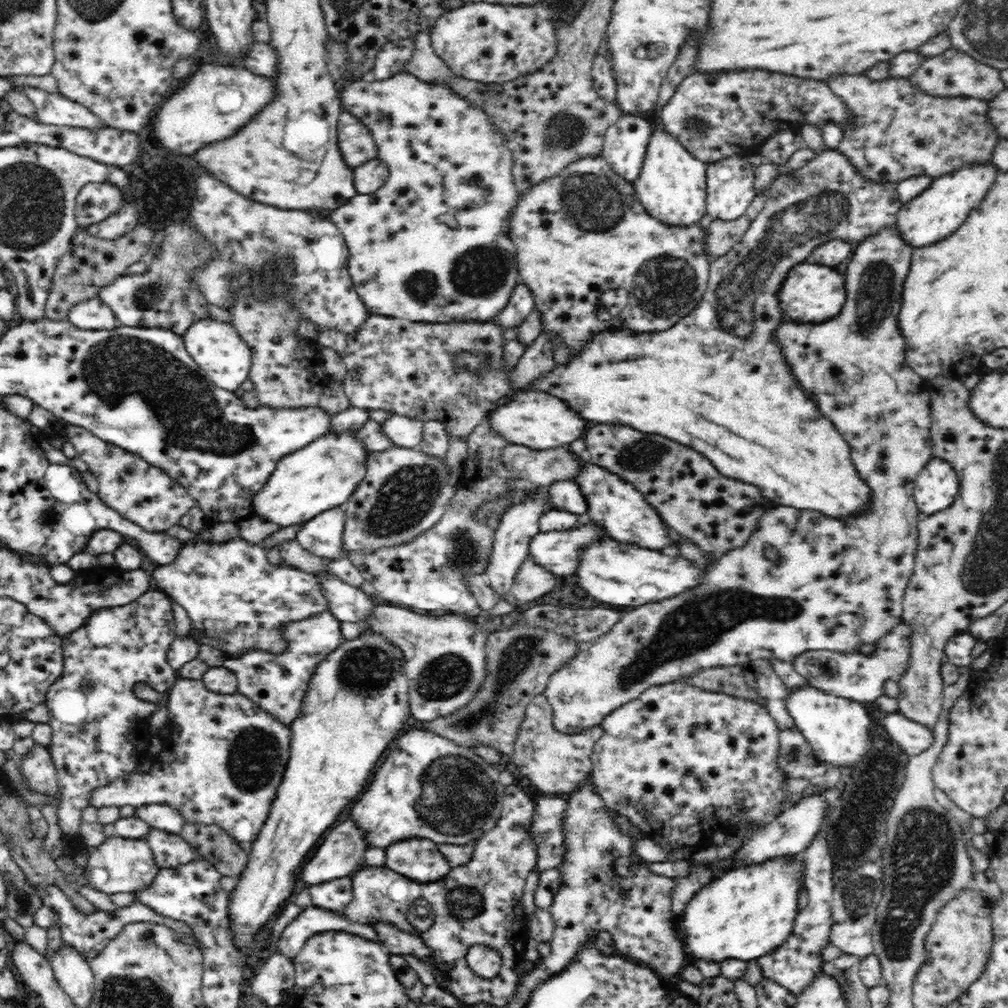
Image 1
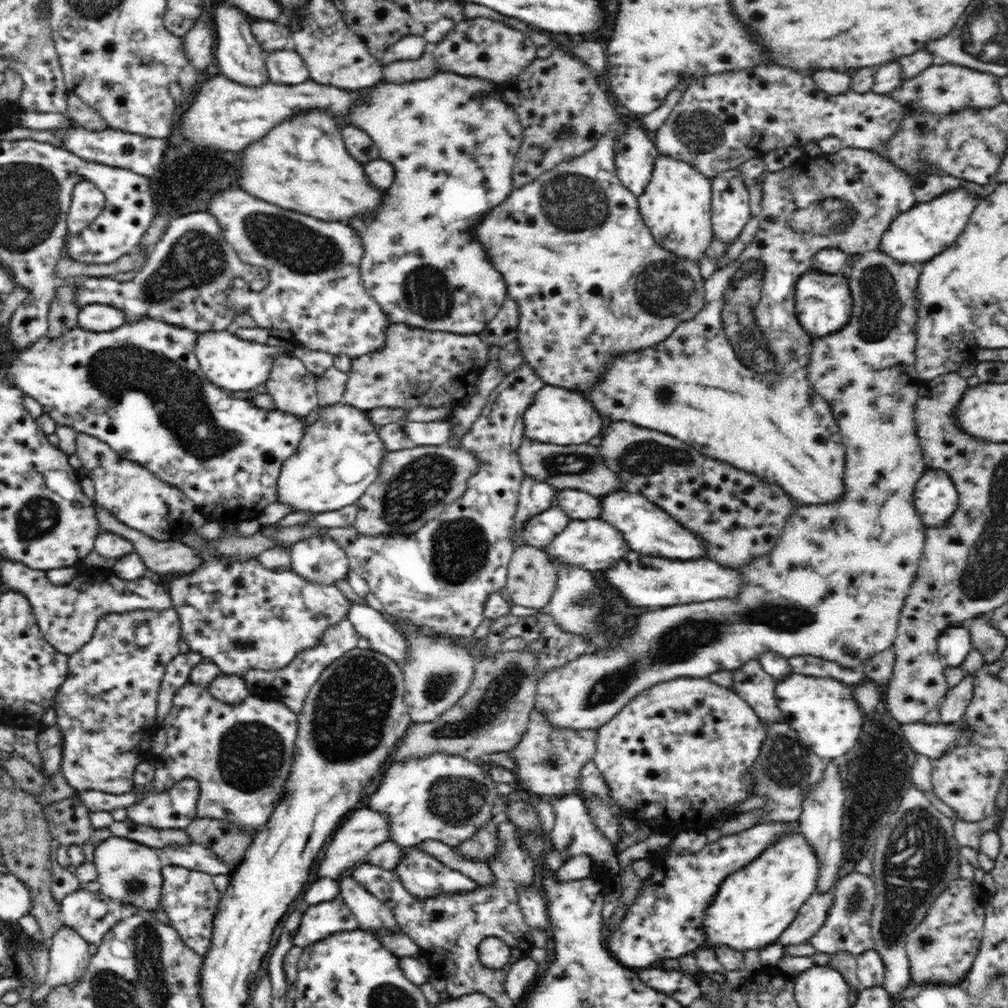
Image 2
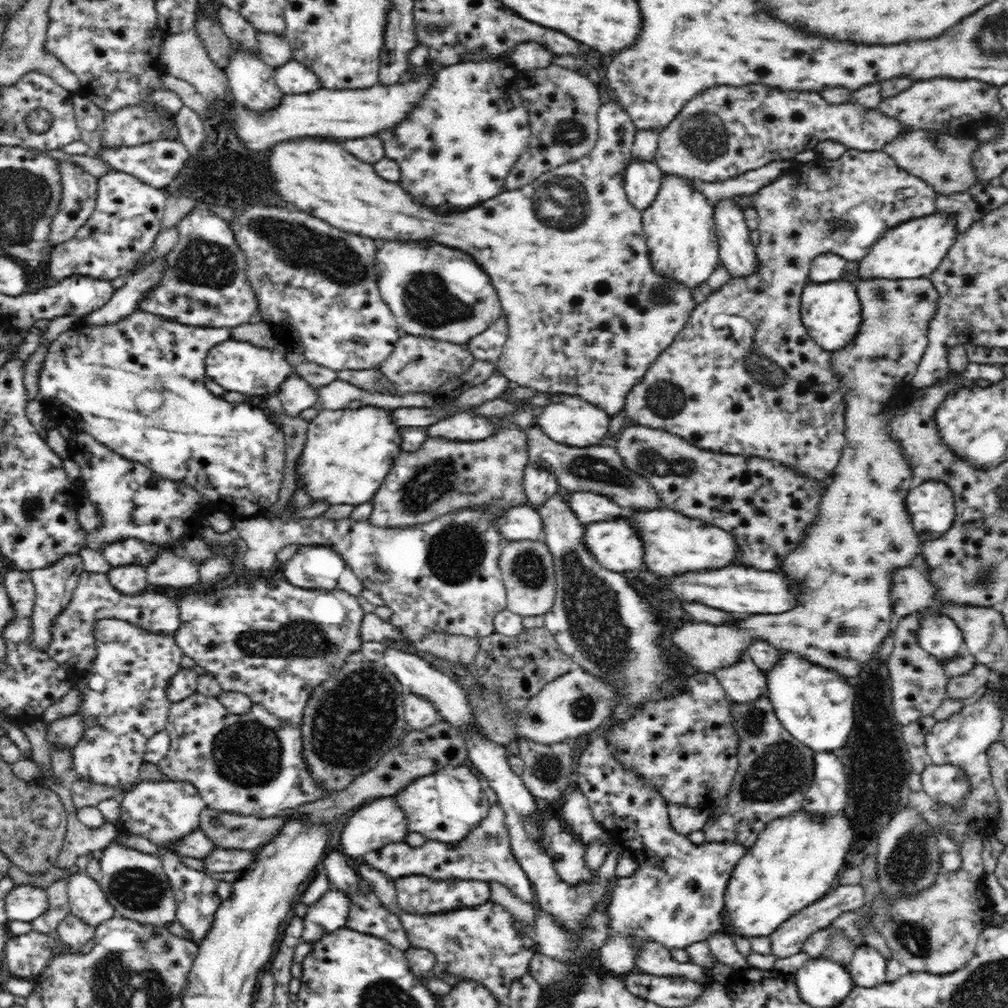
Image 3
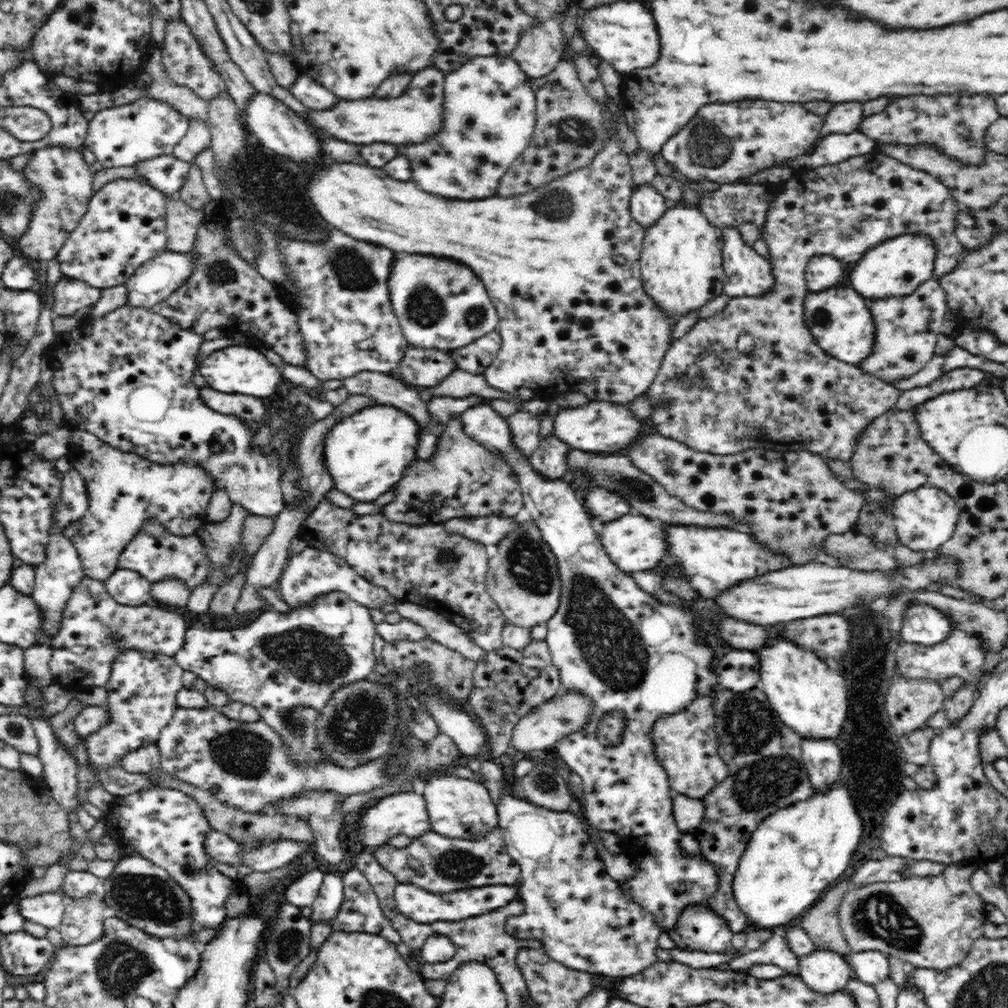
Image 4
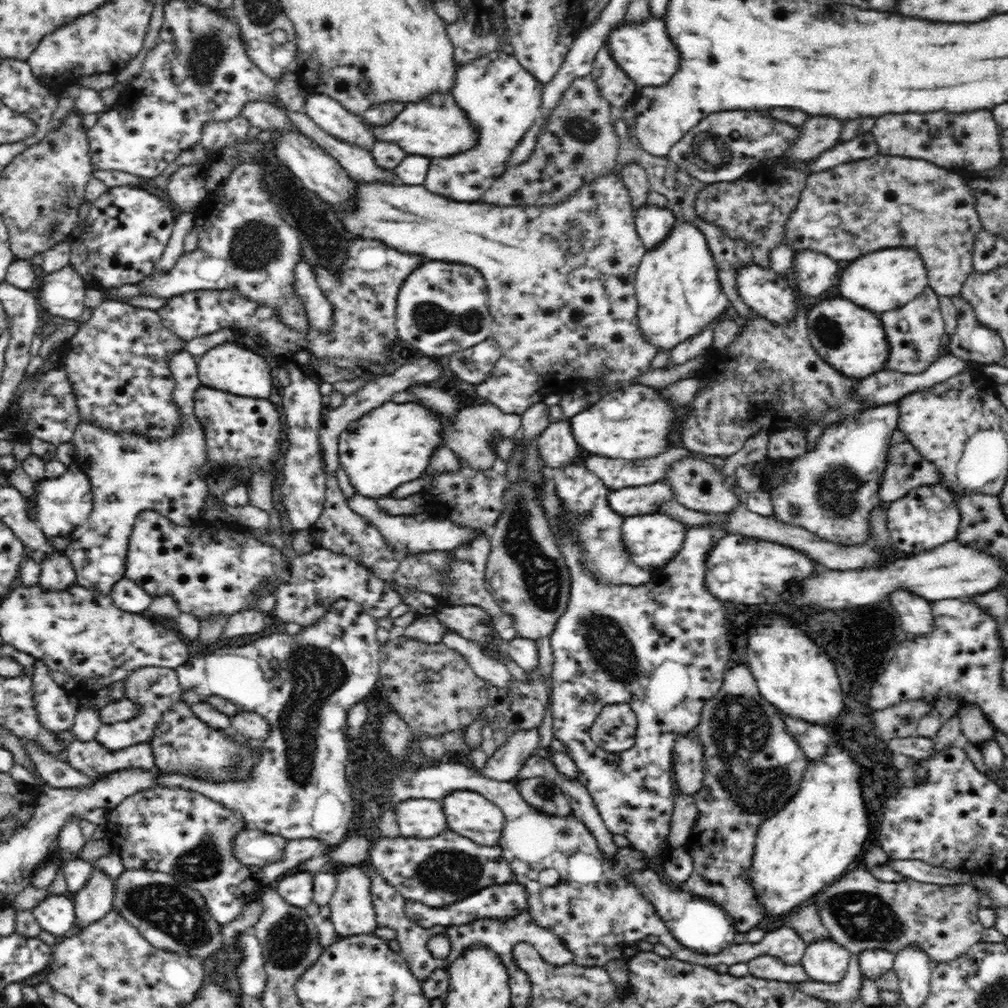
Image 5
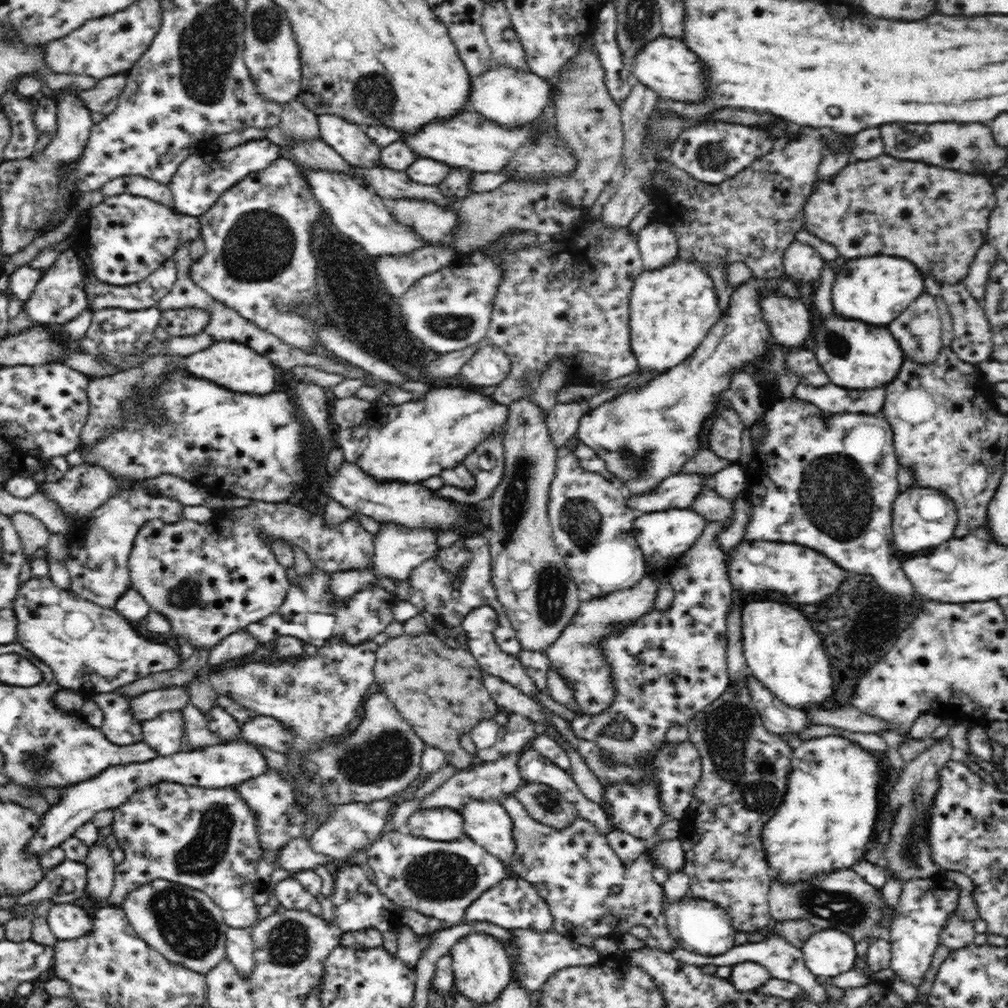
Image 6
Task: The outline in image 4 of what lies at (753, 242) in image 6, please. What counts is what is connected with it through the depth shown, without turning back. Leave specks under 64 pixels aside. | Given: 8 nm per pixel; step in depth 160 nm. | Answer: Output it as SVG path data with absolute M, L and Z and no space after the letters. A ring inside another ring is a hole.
M861 102L838 103L832 106L824 116L822 133L819 135L818 140L815 141L815 145L829 134L856 131L864 119L863 103ZM731 183L721 185L718 189L704 193L699 200L698 207L708 217L712 225L724 230L725 227L738 228L741 224L752 223L758 227L758 233L763 234L765 215L769 203L773 202L772 192L768 192L766 185L751 183Z

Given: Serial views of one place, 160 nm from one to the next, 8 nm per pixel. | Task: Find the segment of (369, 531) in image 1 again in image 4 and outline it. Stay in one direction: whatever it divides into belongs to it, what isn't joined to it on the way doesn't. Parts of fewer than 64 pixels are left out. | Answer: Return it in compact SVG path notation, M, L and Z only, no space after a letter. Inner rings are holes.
M520 411L510 416L507 424L512 431L513 445L517 447L518 452L526 460L529 460L541 444L542 434L540 433L541 421L539 416ZM453 415L441 436L437 439L437 450L432 458L418 459L406 468L404 478L397 482L394 499L382 507L383 516L392 522L421 526L440 523L458 518L492 517L512 518L523 506L522 489L519 485L518 473L503 459L496 456L486 447L472 440L464 433L461 415Z

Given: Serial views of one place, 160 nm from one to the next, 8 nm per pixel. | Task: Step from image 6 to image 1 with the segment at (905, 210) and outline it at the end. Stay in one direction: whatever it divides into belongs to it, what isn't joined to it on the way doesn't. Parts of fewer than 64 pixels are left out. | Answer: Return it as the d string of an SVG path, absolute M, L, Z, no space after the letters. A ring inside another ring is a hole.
M828 148L825 151L821 151L813 159L810 159L802 167L786 174L779 174L769 188L768 193L766 193L763 210L756 214L756 218L754 218L748 230L742 236L742 240L737 242L732 247L732 250L729 250L724 256L712 259L707 284L708 292L701 298L697 310L685 315L684 318L681 318L674 326L669 327L668 330L640 338L640 342L646 340L642 344L642 352L638 356L628 358L628 360L606 358L604 352L598 350L598 348L602 348L602 344L598 342L598 335L596 335L584 350L574 356L570 356L568 363L561 364L560 367L554 366L547 375L542 376L539 380L535 380L528 388L531 390L542 390L544 393L554 394L554 396L566 400L570 404L570 408L576 410L586 420L592 420L592 422L598 422L598 424L632 426L632 428L636 428L640 432L662 434L662 436L666 436L670 440L686 444L686 446L696 450L700 455L708 458L708 461L725 477L757 486L761 490L761 496L775 506L790 506L794 509L813 510L821 516L836 519L853 517L852 514L862 514L864 510L870 508L872 491L867 484L864 484L858 478L859 473L855 469L855 463L851 460L850 446L845 442L838 429L833 426L833 423L820 413L816 402L809 398L808 394L805 394L805 391L800 387L800 383L798 383L794 373L789 368L788 361L785 360L785 356L778 344L775 335L778 325L788 321L778 304L778 291L788 276L789 270L792 270L796 263L806 261L810 253L826 241L840 239L846 241L846 243L859 242L860 244L865 238L875 235L877 232L894 228L898 211L903 205L895 186L896 184L892 186L892 183L864 182L864 178L860 178L860 174L856 174L856 170L852 170L852 163L844 154Z

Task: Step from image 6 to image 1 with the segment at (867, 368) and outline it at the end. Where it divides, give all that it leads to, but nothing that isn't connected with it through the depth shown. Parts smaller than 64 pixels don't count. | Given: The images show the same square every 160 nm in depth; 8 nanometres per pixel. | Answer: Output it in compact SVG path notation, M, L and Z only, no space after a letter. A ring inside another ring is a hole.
M796 263L778 291L778 304L786 320L794 323L823 323L836 318L844 306L847 293L844 290L844 275L838 268L819 263Z

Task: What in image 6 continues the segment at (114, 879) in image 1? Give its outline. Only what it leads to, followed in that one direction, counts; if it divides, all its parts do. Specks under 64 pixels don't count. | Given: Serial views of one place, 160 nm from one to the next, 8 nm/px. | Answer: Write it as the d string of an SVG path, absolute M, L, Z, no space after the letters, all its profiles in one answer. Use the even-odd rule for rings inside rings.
M154 880L152 884L142 885L132 892L121 907L136 935L143 939L152 950L164 955L168 961L206 976L220 961L226 957L226 932L229 927L223 919L221 909L216 906L204 892L193 890L184 885L177 885L166 880Z

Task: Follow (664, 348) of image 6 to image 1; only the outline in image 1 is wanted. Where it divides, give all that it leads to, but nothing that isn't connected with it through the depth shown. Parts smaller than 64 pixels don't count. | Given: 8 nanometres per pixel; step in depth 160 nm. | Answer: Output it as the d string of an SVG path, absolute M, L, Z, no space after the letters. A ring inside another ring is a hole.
M654 130L648 141L640 178L633 183L638 202L664 225L685 227L698 224L707 214L707 165L690 154L675 135Z

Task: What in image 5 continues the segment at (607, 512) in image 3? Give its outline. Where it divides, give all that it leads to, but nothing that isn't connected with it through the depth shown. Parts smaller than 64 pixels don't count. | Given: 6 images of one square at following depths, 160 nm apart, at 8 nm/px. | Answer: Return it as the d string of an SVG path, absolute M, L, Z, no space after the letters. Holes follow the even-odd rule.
M665 480L648 485L616 489L608 493L611 509L625 518L658 513L670 501L677 501L677 496Z

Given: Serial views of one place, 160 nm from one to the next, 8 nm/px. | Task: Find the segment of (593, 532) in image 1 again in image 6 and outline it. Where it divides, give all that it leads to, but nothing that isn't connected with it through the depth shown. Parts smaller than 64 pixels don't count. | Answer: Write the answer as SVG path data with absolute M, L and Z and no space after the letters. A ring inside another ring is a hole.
M670 508L658 512L644 513L644 516L636 518L633 523L633 535L640 545L645 562L648 565L662 565L668 558L676 554L685 553L701 536L709 523L707 518L703 518L695 510Z

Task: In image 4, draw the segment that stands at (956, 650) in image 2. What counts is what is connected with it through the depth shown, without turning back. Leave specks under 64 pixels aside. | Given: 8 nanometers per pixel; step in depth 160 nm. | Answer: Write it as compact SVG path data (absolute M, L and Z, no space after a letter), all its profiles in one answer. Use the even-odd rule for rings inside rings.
M912 600L902 612L900 638L906 642L932 646L946 640L952 626L941 610Z

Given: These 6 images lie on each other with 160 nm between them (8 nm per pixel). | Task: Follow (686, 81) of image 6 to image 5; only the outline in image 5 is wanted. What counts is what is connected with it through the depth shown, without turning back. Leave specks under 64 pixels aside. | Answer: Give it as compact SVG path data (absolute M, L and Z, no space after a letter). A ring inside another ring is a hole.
M650 17L641 20L640 23L634 20L624 20L619 27L614 27L606 40L611 55L617 65L630 77L639 87L644 86L664 86L668 78L672 78L672 70L676 70L676 50L672 50L672 42L669 39L668 31L664 20Z

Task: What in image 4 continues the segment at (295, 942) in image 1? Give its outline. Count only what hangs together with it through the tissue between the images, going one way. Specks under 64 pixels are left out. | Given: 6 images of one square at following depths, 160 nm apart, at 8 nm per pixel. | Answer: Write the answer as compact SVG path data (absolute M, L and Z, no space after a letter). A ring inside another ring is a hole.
M326 873L318 894L311 905L311 922L322 921L330 925L344 901L344 882L338 873Z

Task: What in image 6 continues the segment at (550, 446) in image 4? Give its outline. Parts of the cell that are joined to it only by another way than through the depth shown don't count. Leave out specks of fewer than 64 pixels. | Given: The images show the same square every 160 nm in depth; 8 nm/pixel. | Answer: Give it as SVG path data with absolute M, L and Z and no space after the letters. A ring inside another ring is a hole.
M557 402L546 417L553 446L557 448L568 446L568 442L574 438L574 434L579 430L580 418L586 413L582 402L568 404Z

